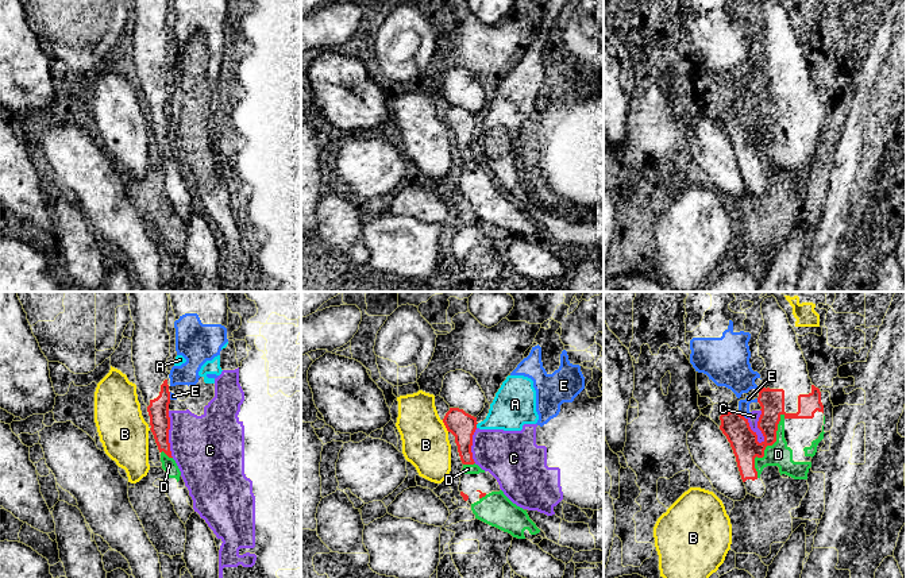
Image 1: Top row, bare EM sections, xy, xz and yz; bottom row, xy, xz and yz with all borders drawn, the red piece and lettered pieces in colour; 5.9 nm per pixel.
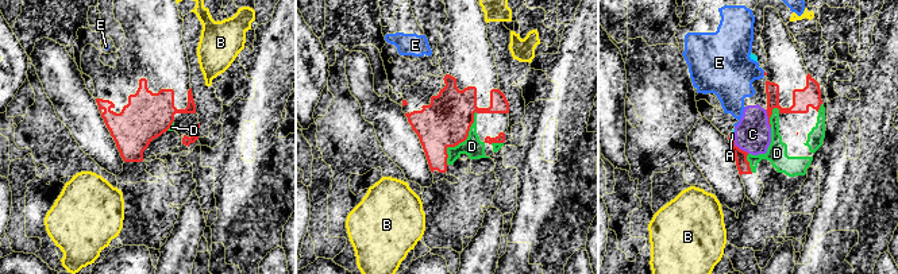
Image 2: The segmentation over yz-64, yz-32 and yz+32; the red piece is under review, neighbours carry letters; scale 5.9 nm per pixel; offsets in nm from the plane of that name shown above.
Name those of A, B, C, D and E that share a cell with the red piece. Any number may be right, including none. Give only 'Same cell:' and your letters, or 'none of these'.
Same cell: D

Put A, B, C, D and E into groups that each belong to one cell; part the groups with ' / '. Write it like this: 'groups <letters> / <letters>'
groups A C E / B / D

